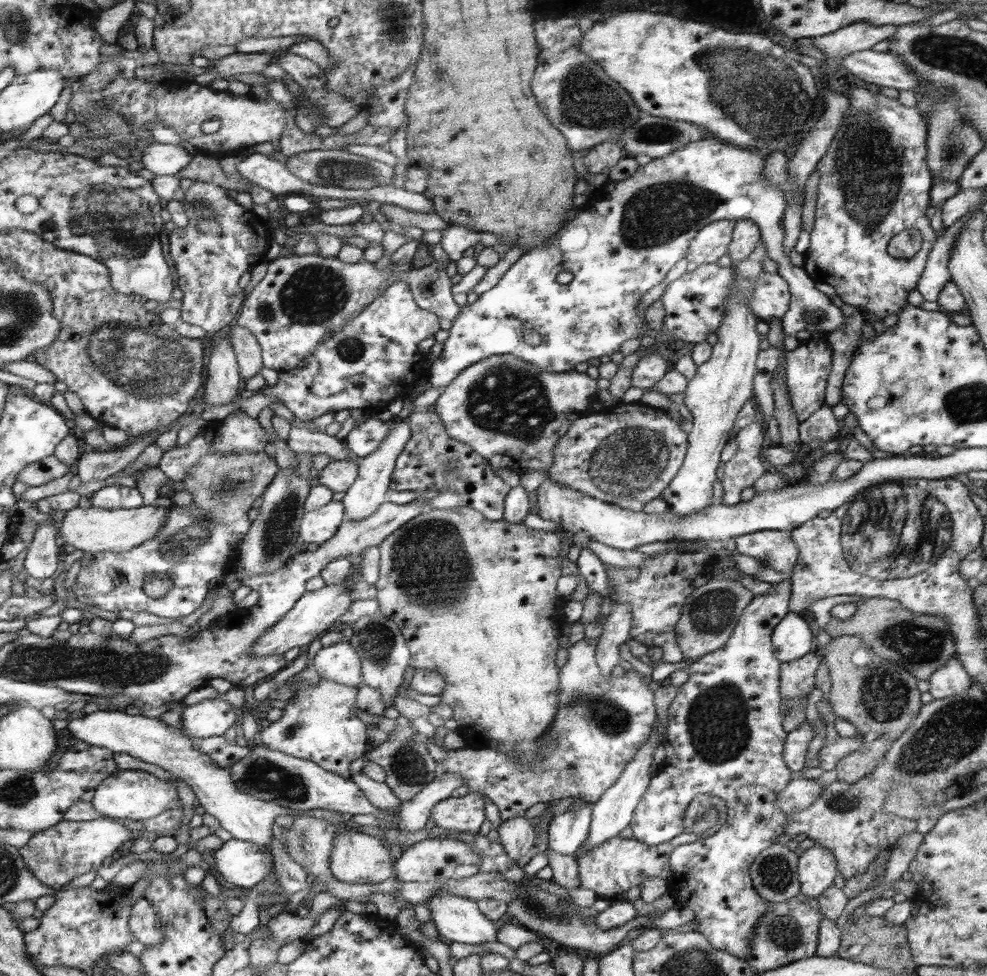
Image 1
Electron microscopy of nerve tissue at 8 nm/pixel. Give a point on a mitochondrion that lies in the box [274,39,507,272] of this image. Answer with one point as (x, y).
(338, 168)

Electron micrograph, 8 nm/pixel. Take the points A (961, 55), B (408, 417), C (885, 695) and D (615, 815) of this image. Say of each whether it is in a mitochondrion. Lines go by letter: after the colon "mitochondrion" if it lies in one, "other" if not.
A: mitochondrion
B: other
C: mitochondrion
D: other

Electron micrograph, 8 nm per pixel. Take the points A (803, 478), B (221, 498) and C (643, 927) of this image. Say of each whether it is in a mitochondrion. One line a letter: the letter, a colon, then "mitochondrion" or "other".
A: other
B: mitochondrion
C: other

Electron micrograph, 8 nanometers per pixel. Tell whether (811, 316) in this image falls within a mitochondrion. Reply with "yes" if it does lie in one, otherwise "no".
yes

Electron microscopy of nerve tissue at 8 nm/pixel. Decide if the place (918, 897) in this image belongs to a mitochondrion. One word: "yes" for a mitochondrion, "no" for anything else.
no

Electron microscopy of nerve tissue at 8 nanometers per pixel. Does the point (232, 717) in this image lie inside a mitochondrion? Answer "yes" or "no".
no

